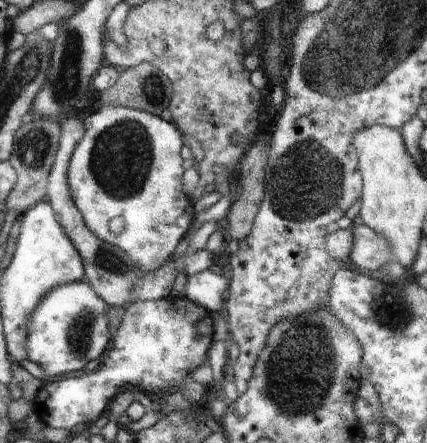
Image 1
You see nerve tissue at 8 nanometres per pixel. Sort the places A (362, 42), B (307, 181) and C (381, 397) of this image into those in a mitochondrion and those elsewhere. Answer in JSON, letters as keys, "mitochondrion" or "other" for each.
{"A":"mitochondrion","B":"mitochondrion","C":"other"}

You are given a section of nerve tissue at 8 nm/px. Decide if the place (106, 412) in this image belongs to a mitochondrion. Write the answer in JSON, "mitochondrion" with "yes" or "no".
{"mitochondrion":"no"}

